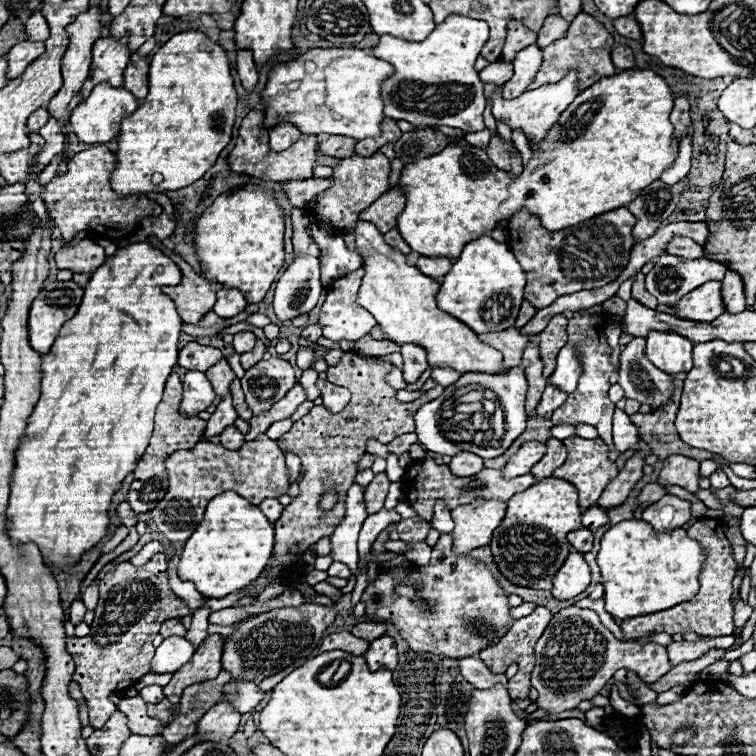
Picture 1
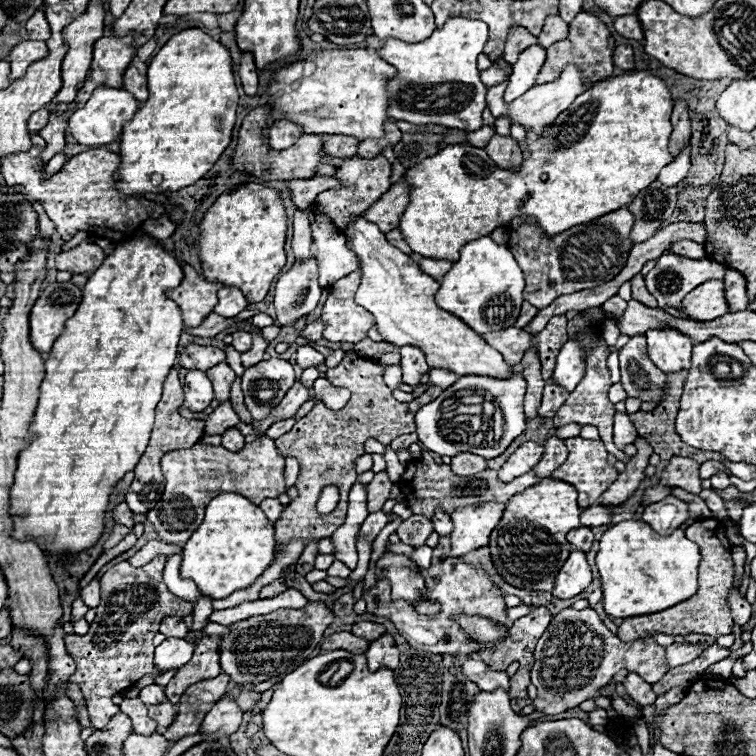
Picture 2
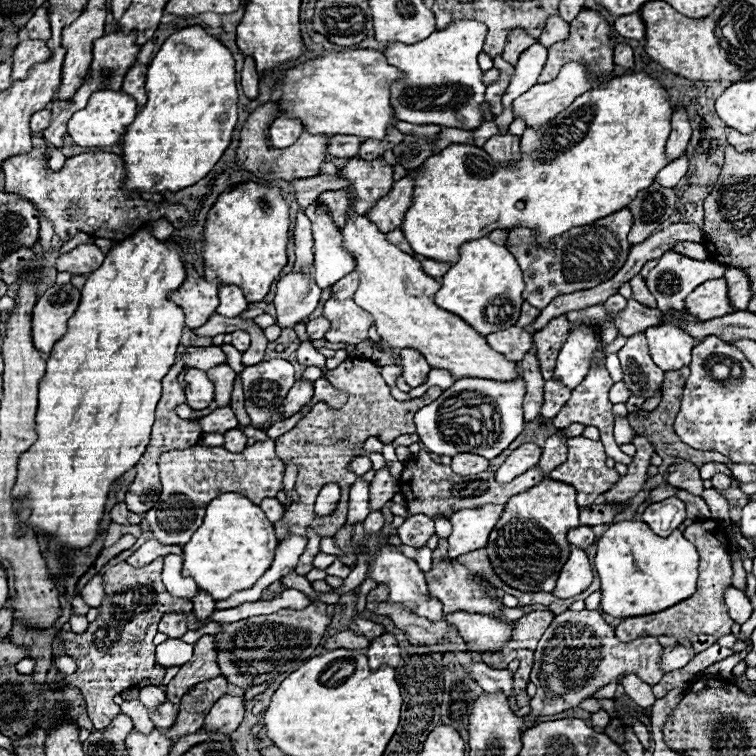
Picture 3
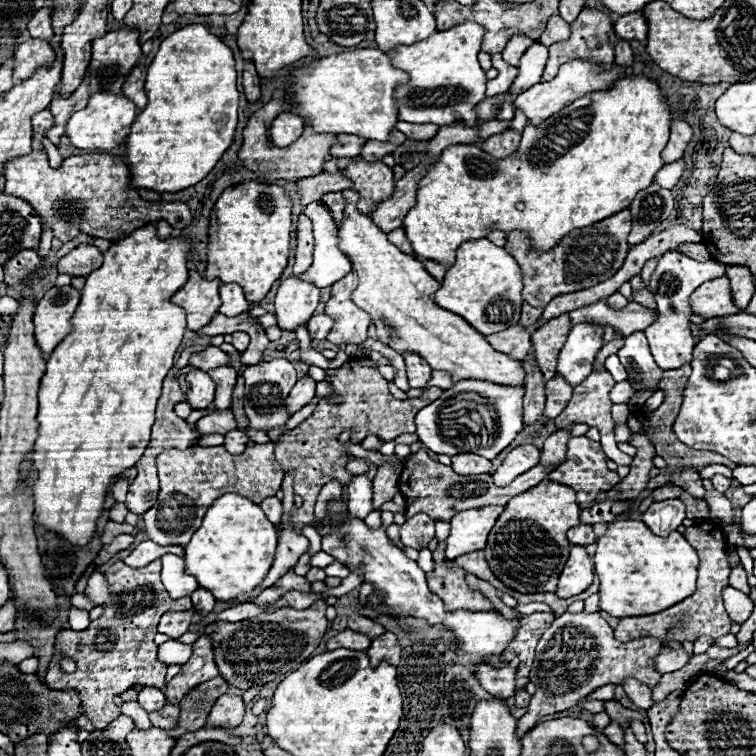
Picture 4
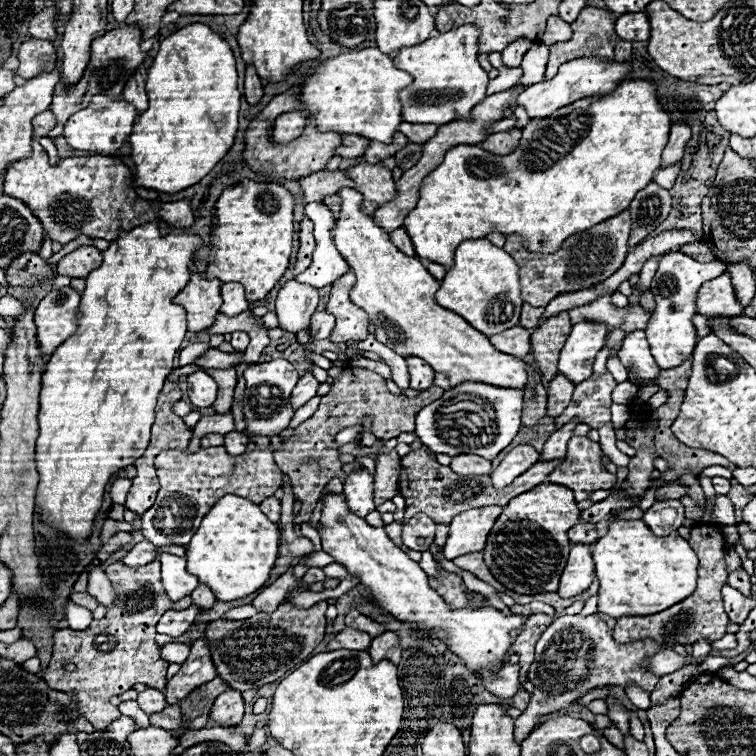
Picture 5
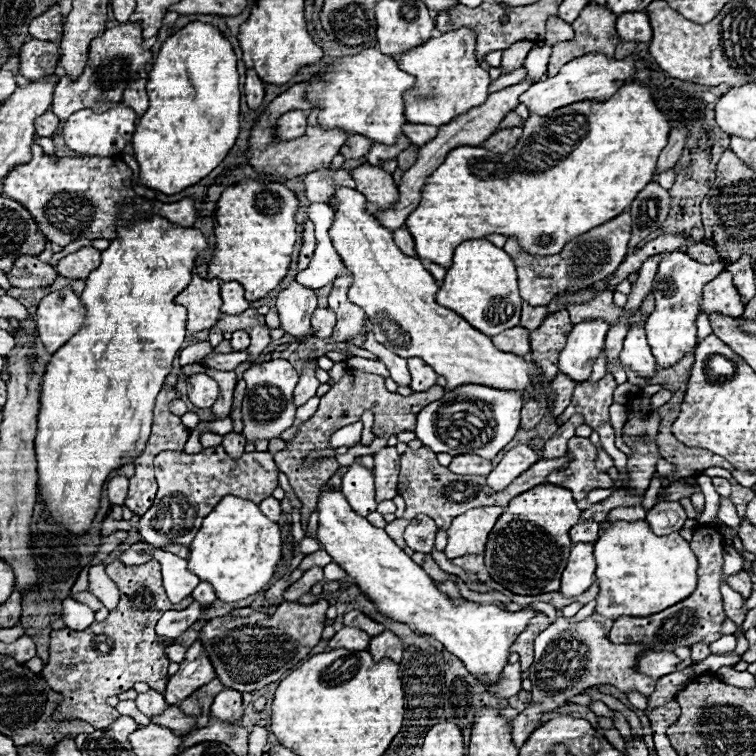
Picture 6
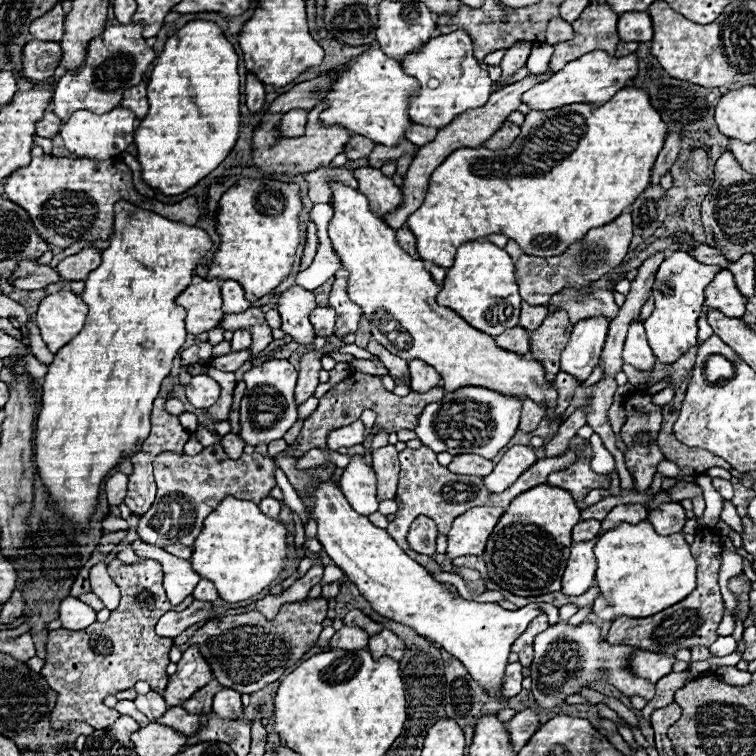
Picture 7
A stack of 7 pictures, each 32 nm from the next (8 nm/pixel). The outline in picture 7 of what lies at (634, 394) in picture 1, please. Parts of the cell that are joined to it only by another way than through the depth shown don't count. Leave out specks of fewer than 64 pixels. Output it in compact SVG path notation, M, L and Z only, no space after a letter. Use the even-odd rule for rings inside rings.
M642 320L630 324L622 356L624 356L626 364L632 364L638 370L652 370L652 366L654 366L654 354L652 354L648 342L646 342Z

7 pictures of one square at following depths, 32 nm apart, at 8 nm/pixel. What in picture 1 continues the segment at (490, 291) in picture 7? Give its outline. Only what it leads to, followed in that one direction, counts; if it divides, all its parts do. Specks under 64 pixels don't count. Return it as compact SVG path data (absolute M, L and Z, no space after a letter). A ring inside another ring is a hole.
M486 234L476 240L470 240L464 246L460 258L454 262L452 270L444 276L440 292L436 294L436 302L440 310L462 320L476 334L498 332L514 326L520 304L524 300L522 298L524 282L526 282L524 270L520 268L508 244L500 244ZM488 300L494 302L492 308L486 308Z

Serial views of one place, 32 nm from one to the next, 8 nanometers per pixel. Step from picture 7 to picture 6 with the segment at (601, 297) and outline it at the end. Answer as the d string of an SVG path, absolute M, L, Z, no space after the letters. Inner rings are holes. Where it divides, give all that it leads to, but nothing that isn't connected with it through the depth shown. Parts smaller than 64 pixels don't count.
M610 290L596 292L596 296L592 300L582 302L582 304L568 304L566 310L570 312L572 324L582 322L582 320L594 320L594 318L602 318L602 320L614 324L622 314L622 308L618 308L614 304Z

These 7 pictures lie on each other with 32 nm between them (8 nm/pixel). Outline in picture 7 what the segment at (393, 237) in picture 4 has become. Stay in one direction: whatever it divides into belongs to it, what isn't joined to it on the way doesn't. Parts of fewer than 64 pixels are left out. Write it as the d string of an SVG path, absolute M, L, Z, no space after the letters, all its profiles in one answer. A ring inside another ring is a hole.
M408 228L396 230L396 238L398 238L400 246L402 246L410 256L418 258L418 252L416 252L416 238L414 238L414 234L412 234Z

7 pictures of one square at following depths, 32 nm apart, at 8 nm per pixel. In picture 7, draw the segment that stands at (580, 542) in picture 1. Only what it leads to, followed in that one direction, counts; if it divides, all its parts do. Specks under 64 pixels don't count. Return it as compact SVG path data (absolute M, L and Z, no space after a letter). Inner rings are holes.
M598 520L578 522L578 524L572 528L572 540L574 540L574 542L588 542L590 538L596 538L598 526L600 526Z

